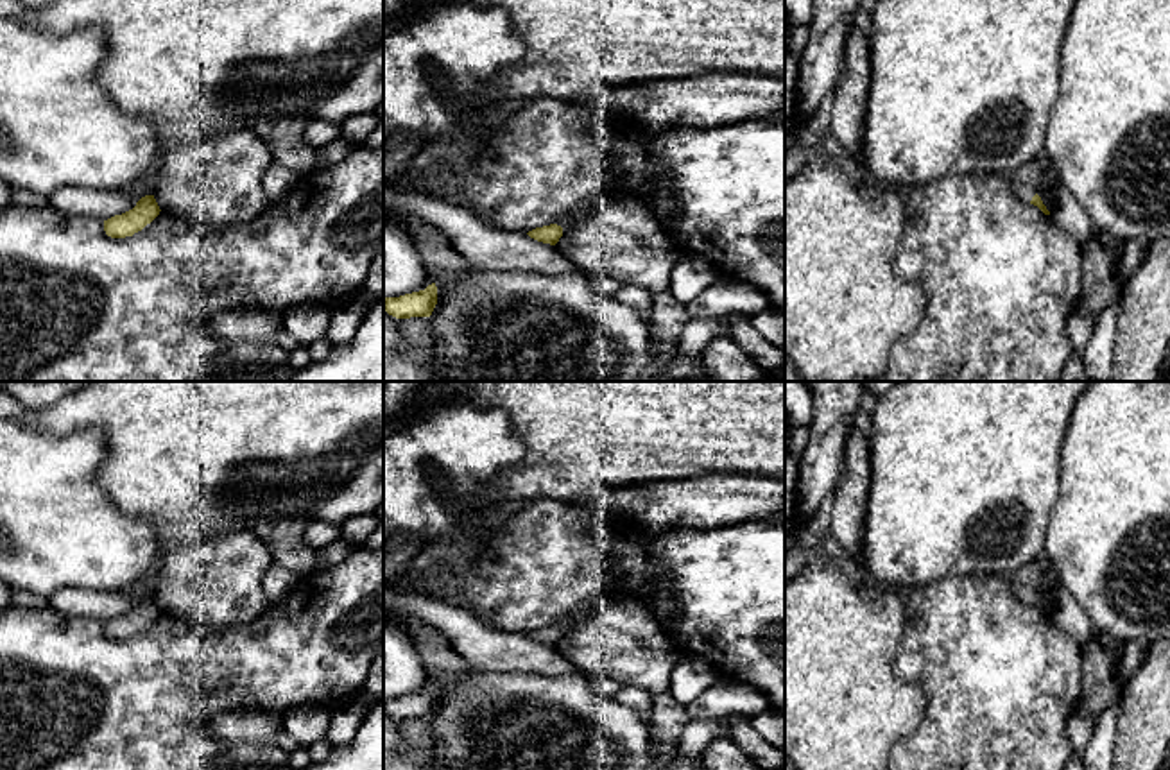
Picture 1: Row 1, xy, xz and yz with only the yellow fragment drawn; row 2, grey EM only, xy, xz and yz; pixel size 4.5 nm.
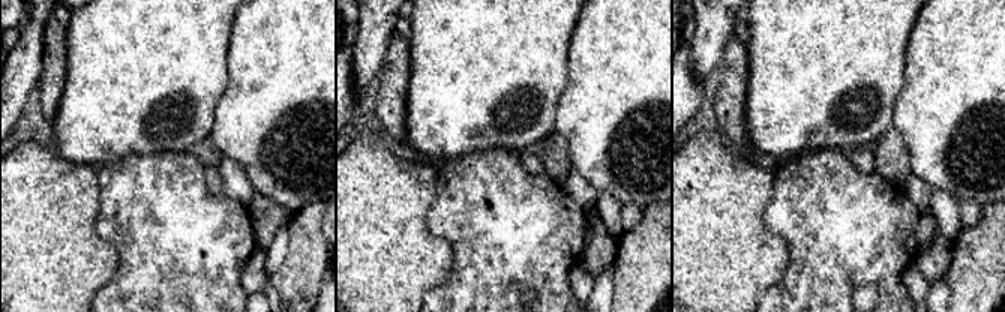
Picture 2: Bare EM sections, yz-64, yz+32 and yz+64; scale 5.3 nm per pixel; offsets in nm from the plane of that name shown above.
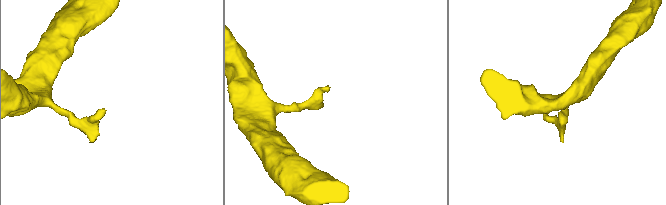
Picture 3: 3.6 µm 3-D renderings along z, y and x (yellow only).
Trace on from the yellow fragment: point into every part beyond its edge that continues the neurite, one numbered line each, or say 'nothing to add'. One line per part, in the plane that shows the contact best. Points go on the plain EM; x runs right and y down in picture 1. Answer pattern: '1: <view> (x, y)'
1: yz (1023, 593)

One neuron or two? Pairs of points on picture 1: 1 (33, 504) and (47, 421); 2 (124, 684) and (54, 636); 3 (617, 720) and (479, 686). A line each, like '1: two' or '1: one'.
1: two
2: one
3: one

